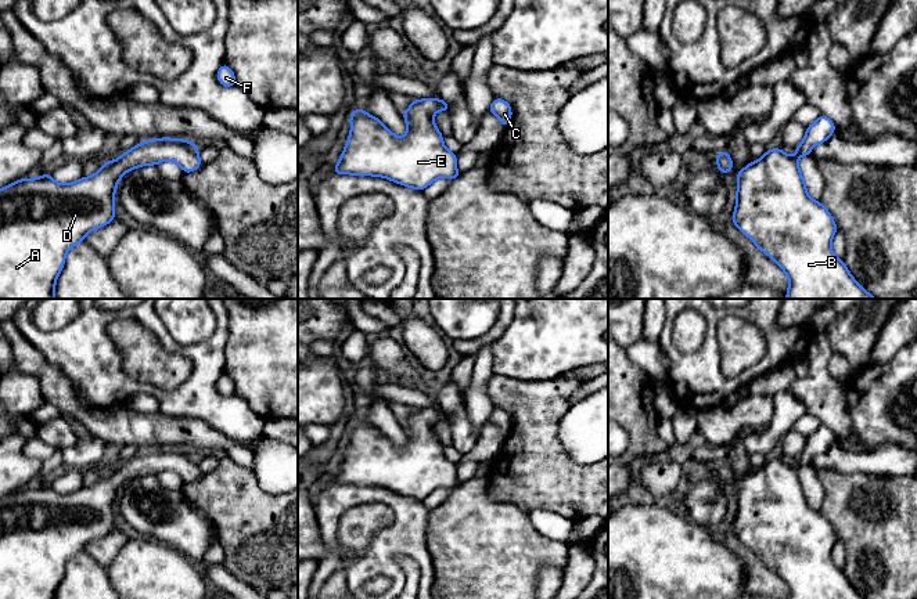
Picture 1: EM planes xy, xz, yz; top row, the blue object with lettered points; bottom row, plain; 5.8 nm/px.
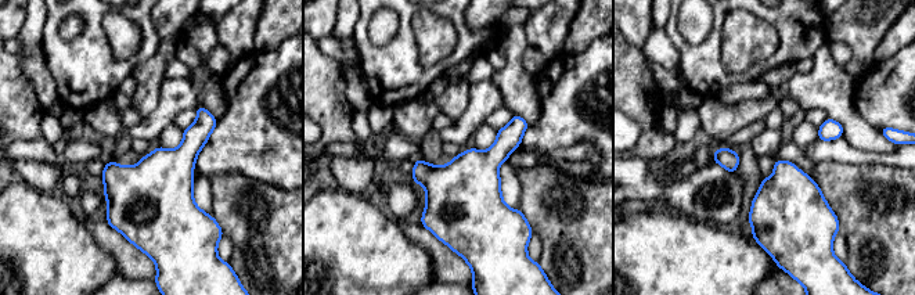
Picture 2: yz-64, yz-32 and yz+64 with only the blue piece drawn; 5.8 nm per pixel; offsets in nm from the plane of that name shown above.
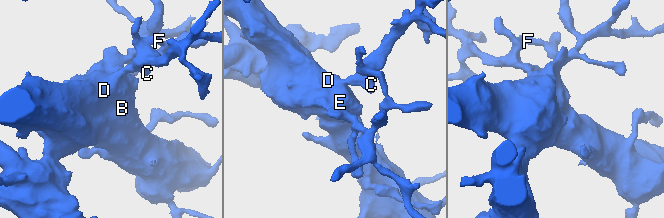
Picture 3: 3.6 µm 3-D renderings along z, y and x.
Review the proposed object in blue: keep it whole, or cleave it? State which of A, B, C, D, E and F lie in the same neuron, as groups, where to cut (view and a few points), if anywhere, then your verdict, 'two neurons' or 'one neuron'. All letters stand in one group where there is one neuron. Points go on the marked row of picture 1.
groups A B C D E F; cut none; one neuron

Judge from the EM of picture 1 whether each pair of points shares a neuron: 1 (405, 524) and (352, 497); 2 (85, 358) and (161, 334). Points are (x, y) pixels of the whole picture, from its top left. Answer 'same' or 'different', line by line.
1: same
2: same

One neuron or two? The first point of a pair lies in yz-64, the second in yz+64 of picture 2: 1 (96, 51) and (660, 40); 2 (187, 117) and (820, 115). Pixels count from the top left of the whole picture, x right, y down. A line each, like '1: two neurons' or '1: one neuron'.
1: two neurons
2: one neuron

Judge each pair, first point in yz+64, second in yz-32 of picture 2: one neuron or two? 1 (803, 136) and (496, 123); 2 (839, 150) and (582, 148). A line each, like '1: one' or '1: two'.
1: two
2: one

